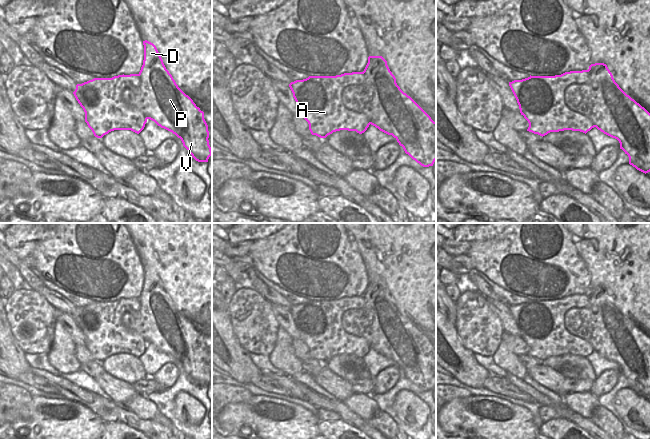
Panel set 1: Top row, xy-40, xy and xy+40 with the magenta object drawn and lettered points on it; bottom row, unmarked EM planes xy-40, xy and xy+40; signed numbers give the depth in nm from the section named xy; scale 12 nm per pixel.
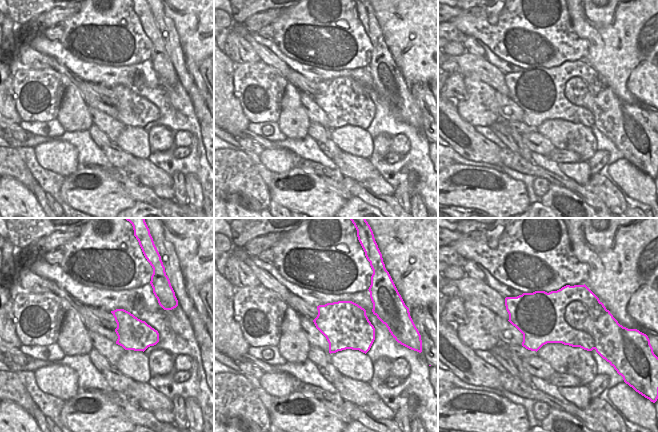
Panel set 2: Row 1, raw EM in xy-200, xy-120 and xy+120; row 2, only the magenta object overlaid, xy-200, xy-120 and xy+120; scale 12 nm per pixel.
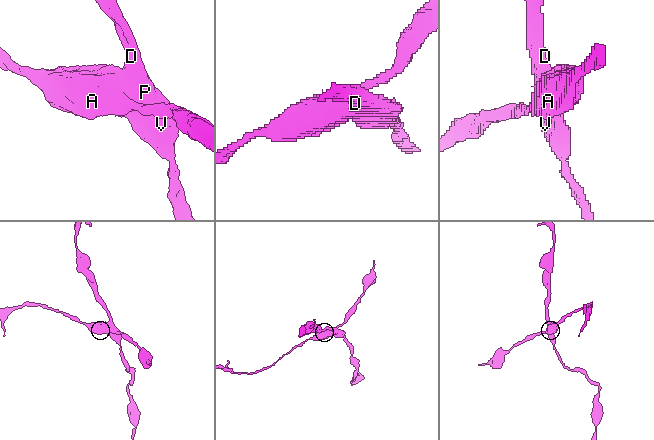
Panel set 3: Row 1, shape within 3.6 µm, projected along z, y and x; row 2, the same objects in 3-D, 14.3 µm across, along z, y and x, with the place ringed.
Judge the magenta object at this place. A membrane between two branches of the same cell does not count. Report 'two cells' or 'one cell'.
two cells

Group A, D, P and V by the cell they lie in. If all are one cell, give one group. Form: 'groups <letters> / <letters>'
groups A / D P V

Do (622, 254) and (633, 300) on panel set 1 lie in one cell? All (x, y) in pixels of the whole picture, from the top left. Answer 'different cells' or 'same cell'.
same cell

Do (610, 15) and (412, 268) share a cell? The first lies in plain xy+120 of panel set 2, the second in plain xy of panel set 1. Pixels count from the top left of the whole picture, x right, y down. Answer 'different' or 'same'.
same

